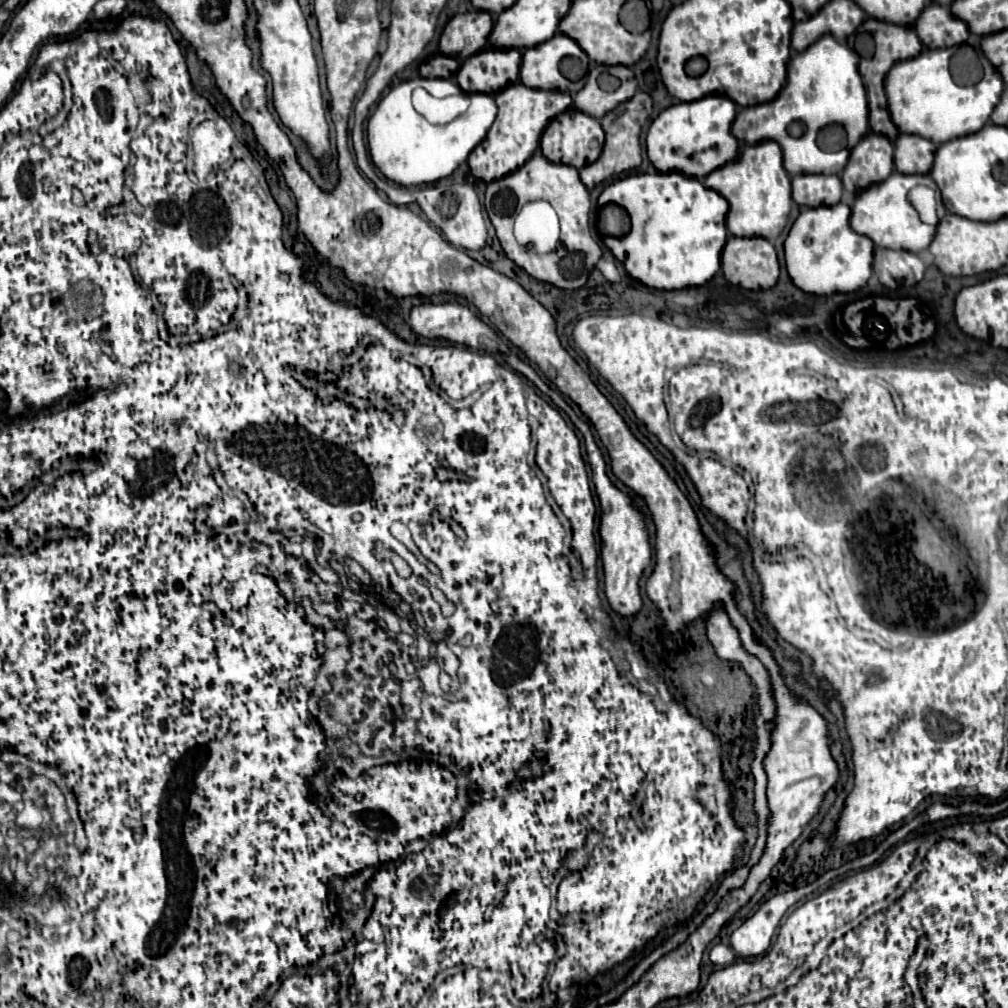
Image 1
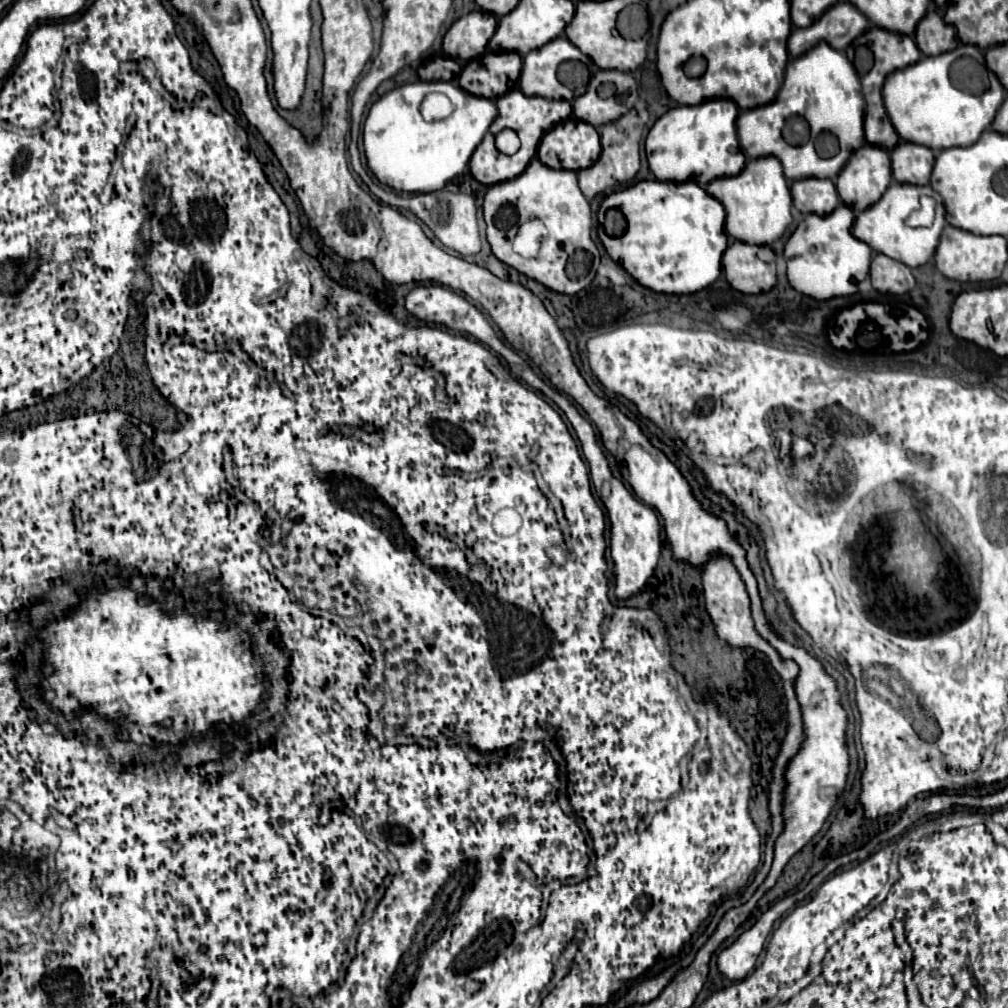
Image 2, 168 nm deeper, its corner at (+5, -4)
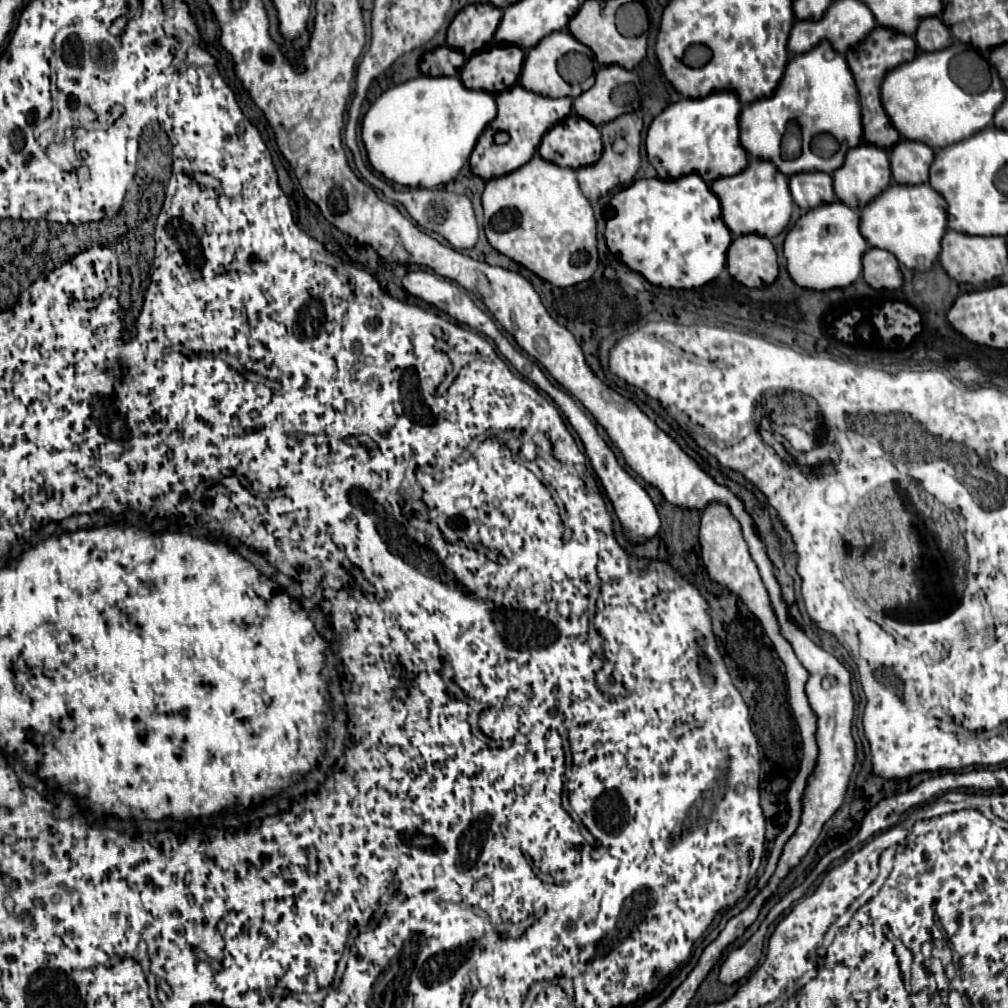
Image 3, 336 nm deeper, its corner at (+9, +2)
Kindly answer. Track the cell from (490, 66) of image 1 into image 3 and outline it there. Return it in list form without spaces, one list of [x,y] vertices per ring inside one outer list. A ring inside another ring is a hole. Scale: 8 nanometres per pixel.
[[[515,45],[479,51],[463,67],[461,81],[467,89],[481,89],[497,95],[517,83],[523,59],[523,49]]]

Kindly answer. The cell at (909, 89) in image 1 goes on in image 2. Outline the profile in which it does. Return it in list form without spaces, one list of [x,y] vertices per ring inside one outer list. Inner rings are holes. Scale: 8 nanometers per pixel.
[[[959,45],[951,53],[923,57],[907,69],[897,69],[887,75],[883,85],[885,109],[899,137],[927,145],[933,151],[949,149],[951,145],[973,145],[979,133],[991,125],[1003,99],[1003,85],[987,69],[983,51],[975,45]]]

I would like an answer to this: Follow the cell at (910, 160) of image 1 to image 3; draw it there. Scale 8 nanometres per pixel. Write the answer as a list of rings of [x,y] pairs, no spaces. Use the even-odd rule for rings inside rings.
[[[901,139],[891,151],[891,173],[901,185],[919,185],[929,179],[933,149],[919,141]]]

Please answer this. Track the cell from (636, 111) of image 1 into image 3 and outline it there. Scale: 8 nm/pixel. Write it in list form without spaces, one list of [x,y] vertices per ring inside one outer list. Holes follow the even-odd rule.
[[[639,113],[621,115],[619,119],[613,119],[611,123],[603,125],[599,129],[601,131],[601,139],[603,139],[603,155],[601,155],[601,159],[597,163],[593,163],[593,165],[577,169],[577,179],[579,179],[581,191],[583,191],[583,195],[589,201],[597,203],[601,197],[611,193],[613,189],[627,187],[627,185],[633,183],[635,173],[641,167],[641,155],[639,155],[641,129],[643,129],[643,119],[641,119]]]

